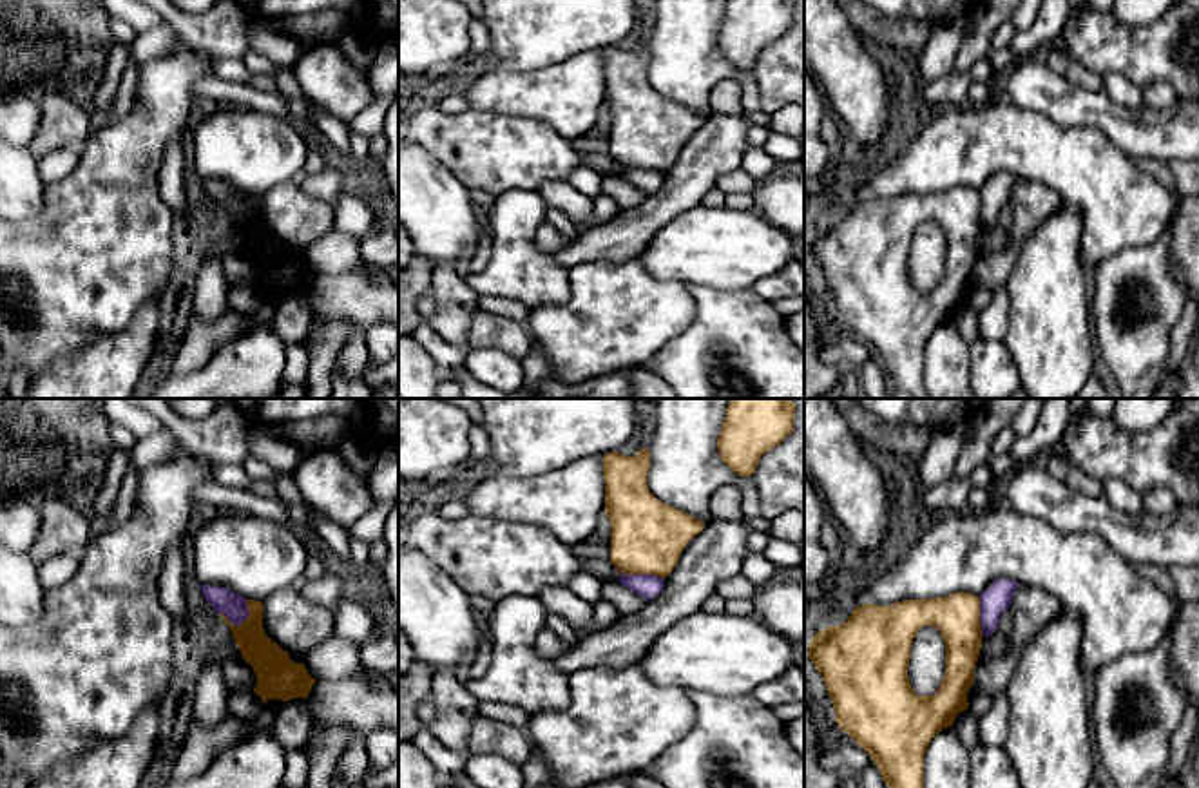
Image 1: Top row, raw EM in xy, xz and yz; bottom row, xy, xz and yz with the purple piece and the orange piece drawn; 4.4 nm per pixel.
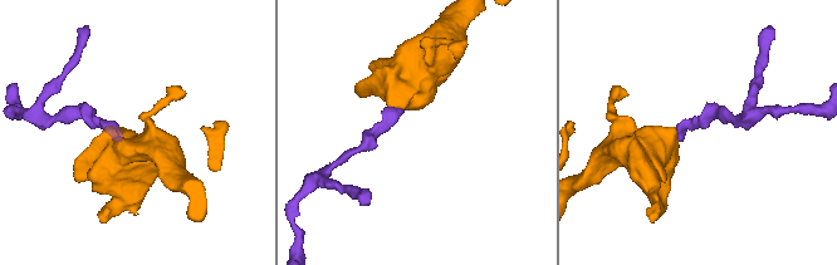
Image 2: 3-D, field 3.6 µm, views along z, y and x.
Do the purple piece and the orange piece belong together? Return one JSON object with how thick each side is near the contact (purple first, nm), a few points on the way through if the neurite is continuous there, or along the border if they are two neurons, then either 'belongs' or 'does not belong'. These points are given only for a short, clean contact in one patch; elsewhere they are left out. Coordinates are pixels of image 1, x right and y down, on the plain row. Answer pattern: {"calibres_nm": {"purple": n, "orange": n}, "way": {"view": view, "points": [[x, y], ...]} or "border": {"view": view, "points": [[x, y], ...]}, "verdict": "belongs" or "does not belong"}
{"calibres_nm": {"purple": 110, "orange": 170}, "border": {"view": "xy", "points": [[250, 205], [236, 220], [220, 207]]}, "verdict": "does not belong"}

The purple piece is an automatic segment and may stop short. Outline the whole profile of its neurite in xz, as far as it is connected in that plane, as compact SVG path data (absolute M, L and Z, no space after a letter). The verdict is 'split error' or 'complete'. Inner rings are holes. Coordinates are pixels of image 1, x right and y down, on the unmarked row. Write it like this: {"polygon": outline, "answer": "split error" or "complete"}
{"polygon": "M621 168L618 176L645 196L652 194L665 181L665 174L656 168Z", "answer": "complete"}

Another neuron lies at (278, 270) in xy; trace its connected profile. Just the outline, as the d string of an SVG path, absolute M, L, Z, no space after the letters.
M246 194L246 201L250 208L237 221L225 208L219 210L228 217L235 241L257 270L254 286L264 299L268 293L284 297L295 292L306 293L317 274L308 268L302 257L292 255L290 248L264 228L263 197Z

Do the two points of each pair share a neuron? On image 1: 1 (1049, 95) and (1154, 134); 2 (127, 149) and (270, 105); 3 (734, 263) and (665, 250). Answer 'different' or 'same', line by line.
1: same
2: different
3: same

